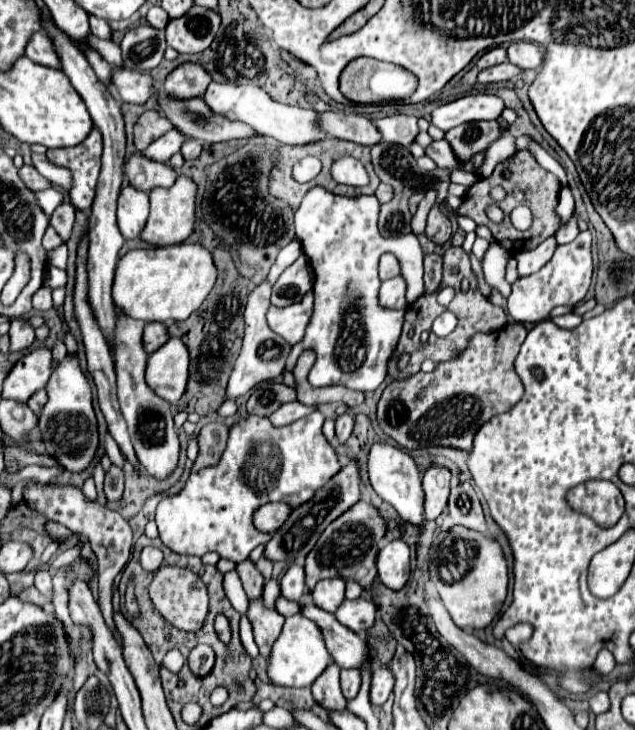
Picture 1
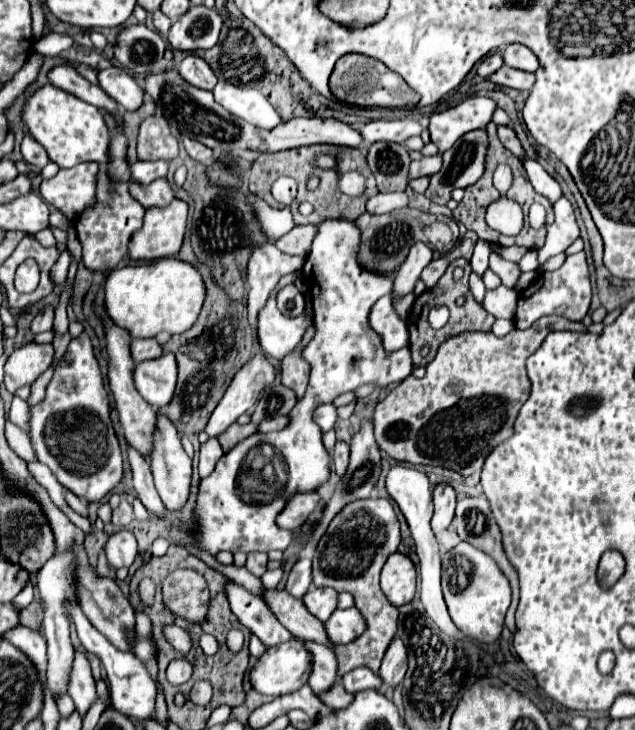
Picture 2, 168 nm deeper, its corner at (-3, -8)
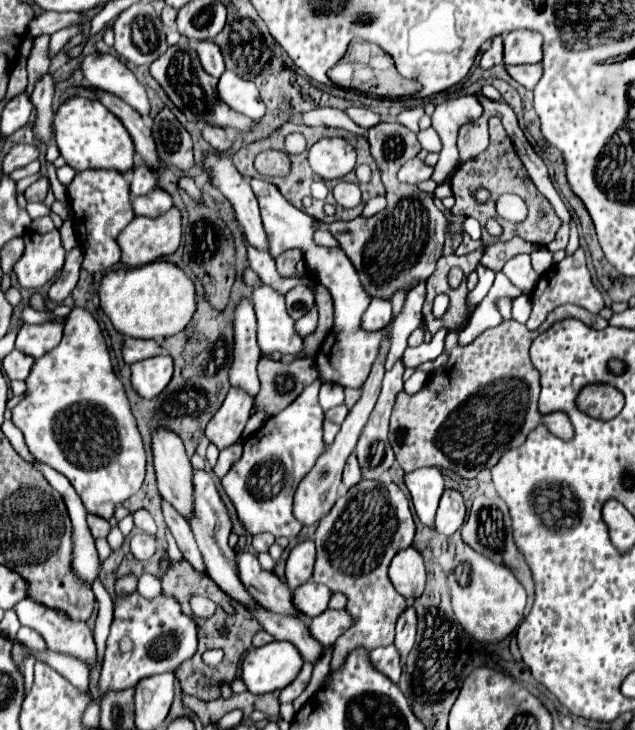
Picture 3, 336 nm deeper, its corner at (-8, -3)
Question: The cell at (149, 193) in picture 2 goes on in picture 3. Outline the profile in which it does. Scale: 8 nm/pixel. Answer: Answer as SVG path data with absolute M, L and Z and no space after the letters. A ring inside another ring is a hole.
M159 188L149 192L149 196L139 196L137 200L133 200L135 216L147 216L147 218L157 218L163 212L167 212L171 206L173 206L171 196Z

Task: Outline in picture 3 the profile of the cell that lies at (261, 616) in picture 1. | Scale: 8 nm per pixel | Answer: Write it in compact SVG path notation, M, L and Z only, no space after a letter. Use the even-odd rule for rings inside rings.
M195 470L195 520L191 520L191 528L195 534L195 540L199 544L199 550L203 554L205 566L207 566L207 574L209 578L231 598L239 600L239 604L249 604L249 606L257 606L257 602L249 596L249 592L245 592L245 588L241 588L241 582L237 580L237 572L233 572L233 550L227 544L227 538L231 534L233 522L229 518L229 512L219 496L219 490L215 486L215 482L211 480L211 476L203 470Z

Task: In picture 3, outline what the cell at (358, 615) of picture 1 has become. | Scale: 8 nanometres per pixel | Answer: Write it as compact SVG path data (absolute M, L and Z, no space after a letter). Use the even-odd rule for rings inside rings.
M325 610L311 618L307 628L317 642L329 646L341 636L341 632L345 632L345 628L349 628L349 614L345 610Z

